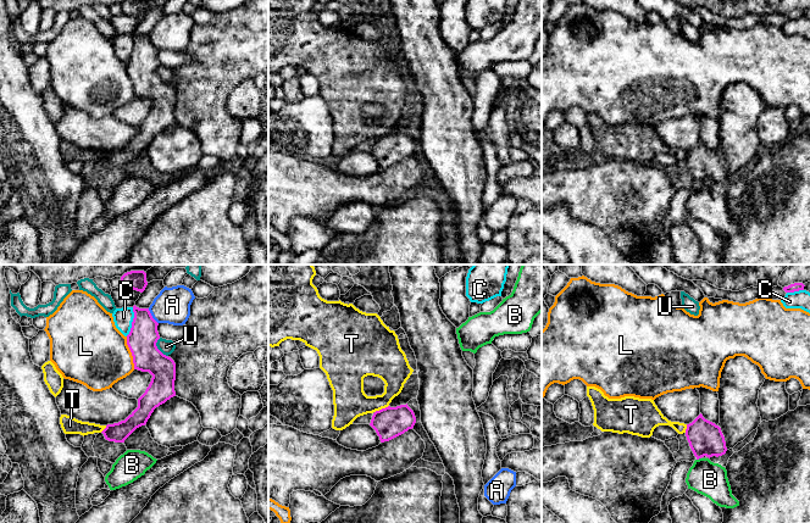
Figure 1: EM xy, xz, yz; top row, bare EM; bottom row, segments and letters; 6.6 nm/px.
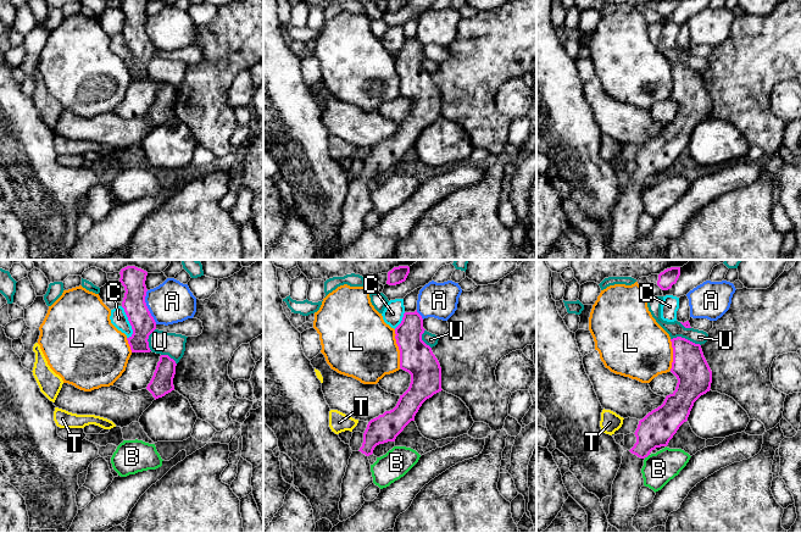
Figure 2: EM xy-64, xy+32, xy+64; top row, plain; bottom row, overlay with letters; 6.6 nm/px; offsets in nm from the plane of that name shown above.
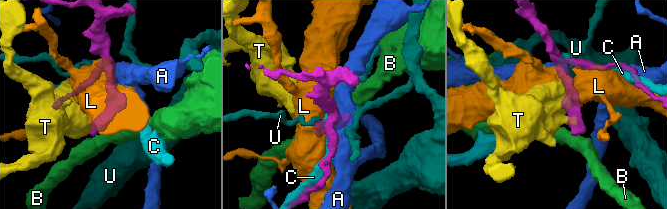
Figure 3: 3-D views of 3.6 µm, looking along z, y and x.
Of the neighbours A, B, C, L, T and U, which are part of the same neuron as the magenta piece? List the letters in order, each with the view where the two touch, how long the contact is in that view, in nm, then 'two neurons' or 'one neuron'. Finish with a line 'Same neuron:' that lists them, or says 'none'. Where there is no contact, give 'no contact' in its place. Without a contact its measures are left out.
A: xy | 120 nm | two neurons
B: yz | 40 nm | two neurons
C: xy | 200 nm | two neurons
L: xy | 220 nm | two neurons
T: xz | 110 nm | two neurons
U: xy | 140 nm | two neurons
Same neuron: none

